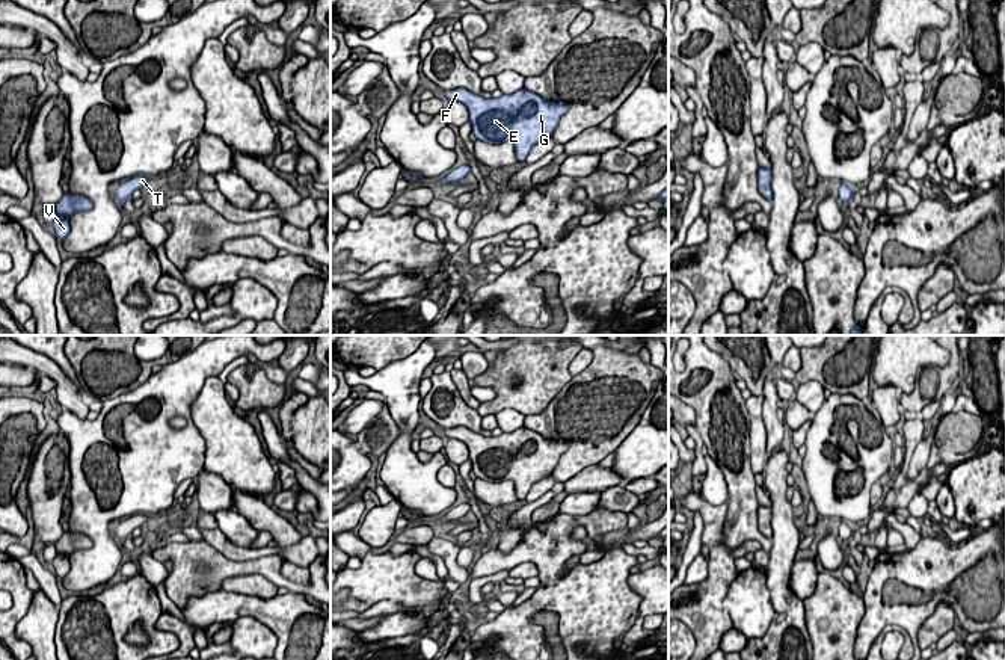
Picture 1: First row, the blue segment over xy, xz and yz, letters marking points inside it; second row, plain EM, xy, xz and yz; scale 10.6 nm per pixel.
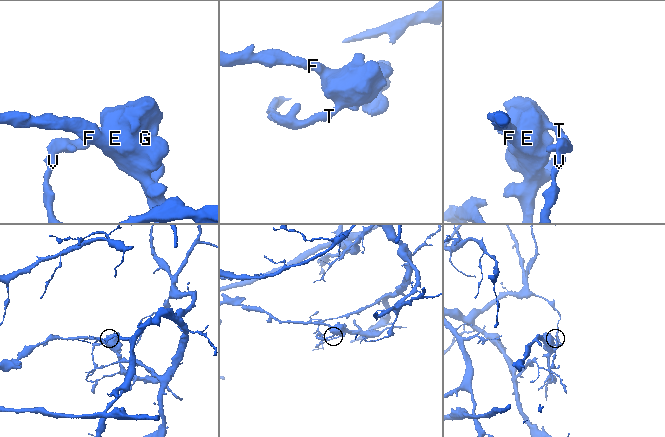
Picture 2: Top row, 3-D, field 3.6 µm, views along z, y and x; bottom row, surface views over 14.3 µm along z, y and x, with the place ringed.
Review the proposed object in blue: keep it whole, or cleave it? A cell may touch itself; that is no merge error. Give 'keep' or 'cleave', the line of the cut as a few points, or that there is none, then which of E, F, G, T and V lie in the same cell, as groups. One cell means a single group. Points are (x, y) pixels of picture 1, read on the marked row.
cleave; cut xy (139, 186), (133, 186), (115, 198); groups E F G T / V

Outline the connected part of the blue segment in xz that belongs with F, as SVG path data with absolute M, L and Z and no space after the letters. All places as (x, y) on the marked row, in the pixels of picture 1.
M463 88L444 91L444 95L466 106L478 140L512 142L519 162L525 160L536 143L552 137L560 118L569 109L567 103L548 101L525 88L498 98L483 98Z

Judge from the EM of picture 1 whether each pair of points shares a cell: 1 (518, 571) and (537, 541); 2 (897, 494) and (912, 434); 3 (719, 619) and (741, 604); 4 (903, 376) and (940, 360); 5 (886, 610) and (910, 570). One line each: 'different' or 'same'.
1: different
2: same
3: different
4: same
5: same

